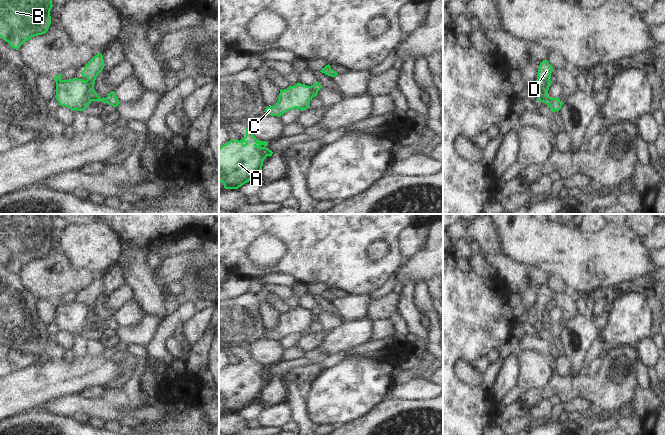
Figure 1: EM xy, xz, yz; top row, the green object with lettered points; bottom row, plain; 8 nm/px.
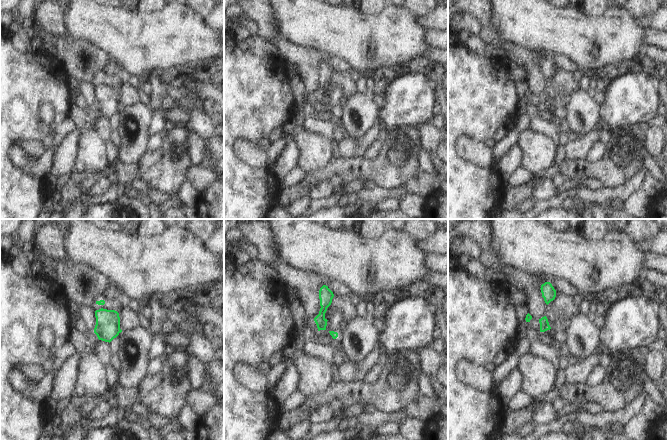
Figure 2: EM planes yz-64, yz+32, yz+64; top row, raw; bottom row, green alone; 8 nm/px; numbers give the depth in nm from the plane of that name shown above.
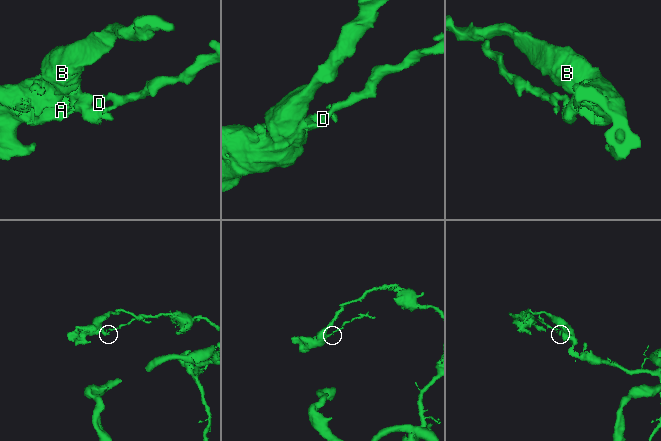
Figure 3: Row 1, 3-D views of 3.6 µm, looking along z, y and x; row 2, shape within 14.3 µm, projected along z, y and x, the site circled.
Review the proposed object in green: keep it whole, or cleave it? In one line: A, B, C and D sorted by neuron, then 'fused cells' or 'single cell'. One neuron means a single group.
groups A B C / D; fused cells

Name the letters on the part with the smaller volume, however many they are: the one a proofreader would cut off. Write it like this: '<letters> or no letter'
D

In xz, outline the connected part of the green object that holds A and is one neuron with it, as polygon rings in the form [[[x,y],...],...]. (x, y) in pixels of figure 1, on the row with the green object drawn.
[[[250,127],[246,128],[246,135],[242,140],[231,139],[219,147],[219,183],[222,182],[225,189],[238,189],[245,183],[260,175],[263,161],[273,152],[266,146],[268,142],[257,140]]]

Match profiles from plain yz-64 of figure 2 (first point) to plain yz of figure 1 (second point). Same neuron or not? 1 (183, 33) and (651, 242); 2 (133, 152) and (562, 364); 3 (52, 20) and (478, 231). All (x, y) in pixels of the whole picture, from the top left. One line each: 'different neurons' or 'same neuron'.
1: different neurons
2: different neurons
3: same neuron

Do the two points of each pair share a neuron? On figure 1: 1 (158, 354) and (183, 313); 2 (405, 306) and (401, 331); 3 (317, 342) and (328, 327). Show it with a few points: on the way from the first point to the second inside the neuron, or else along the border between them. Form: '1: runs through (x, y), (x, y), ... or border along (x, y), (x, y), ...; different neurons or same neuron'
1: runs through (158, 344), (160, 336), (173, 323); same neuron
2: border along (396, 316), (404, 320), (411, 338), (410, 341); different neurons
3: runs through (318, 338), (325, 331); same neuron

